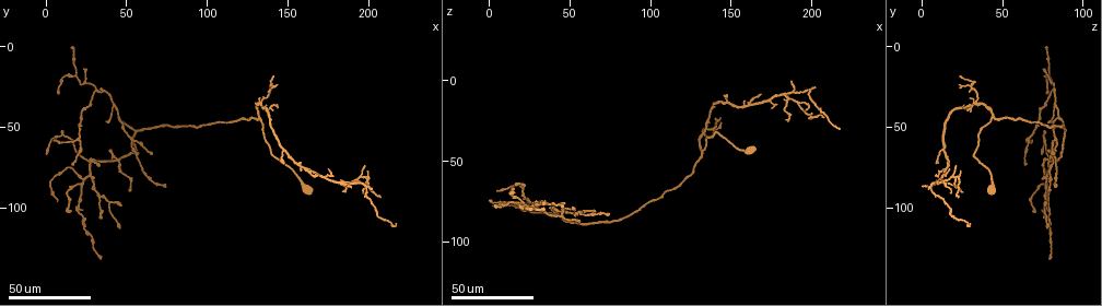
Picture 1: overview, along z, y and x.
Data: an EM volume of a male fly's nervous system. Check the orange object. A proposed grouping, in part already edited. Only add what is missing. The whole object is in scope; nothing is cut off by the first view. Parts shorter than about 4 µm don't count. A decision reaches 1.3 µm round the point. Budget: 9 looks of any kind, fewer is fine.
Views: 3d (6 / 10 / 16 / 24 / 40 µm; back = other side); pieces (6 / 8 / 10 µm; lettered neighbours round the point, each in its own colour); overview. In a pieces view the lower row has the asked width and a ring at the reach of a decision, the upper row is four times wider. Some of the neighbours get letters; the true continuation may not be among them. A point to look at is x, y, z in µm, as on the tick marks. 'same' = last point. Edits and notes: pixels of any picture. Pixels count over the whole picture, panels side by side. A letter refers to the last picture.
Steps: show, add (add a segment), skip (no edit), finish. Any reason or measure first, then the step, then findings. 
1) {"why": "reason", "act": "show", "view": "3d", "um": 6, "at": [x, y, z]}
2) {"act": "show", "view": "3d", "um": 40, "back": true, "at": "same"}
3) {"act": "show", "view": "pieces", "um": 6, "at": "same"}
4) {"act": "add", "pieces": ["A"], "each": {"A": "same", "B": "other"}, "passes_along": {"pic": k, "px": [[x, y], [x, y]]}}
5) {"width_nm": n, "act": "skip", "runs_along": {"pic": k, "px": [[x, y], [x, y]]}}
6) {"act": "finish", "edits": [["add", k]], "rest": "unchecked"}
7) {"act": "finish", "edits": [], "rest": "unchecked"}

{"why": "free end", "act": "show", "view": "3d", "um": 40, "at": [6, 96, 80]}

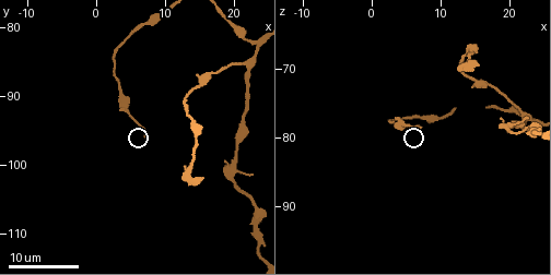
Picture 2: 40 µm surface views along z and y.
{"why": "see the neighbours", "act": "show", "view": "pieces", "um": 10, "at": [7.0, 96.0, 78.5]}

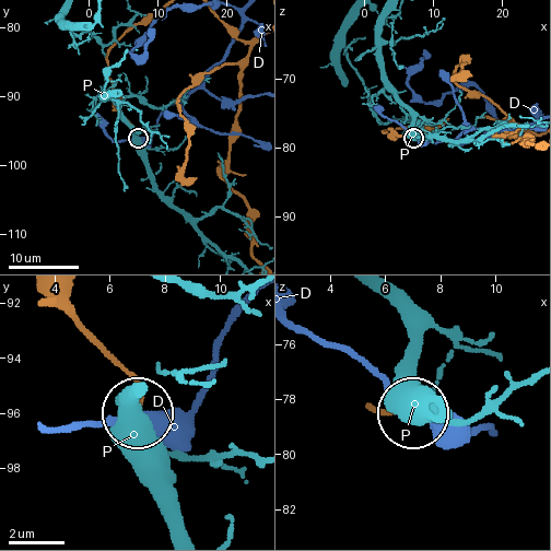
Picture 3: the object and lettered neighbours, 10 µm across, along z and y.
{"act": "skip", "each": {"D": "other", "P": "other"}, "found": "no lettered segment goes on from it"}

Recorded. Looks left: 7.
{"why": "free end", "act": "show", "view": "3d", "um": 40, "at": [34, 132, 80]}

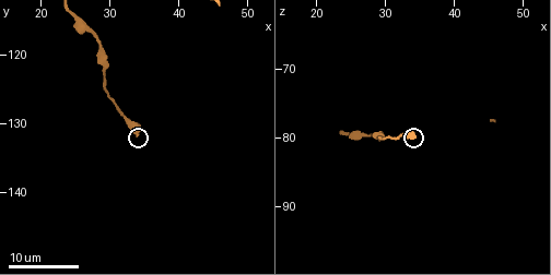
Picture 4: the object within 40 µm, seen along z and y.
{"act": "show", "view": "pieces", "um": 10, "at": [34.0, 132.0, 79.5]}

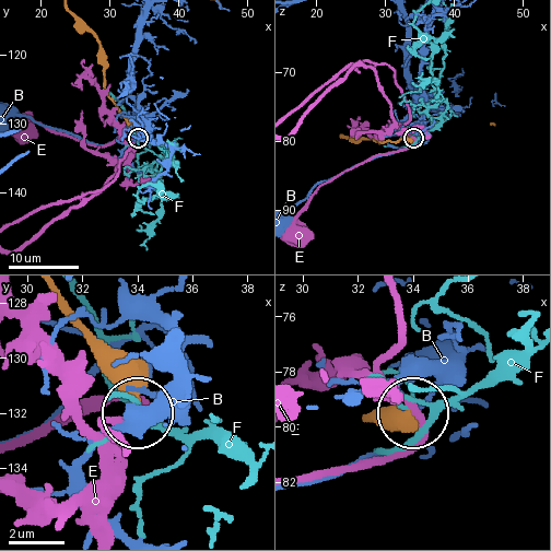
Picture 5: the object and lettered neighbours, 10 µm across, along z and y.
{"act": "skip", "each": {"B": "other", "E": "other", "F": "other"}, "found": "none of them fits"}

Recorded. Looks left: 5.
{"why": "branch stops here", "act": "show", "view": "3d", "um": 24, "at": [16, 74, 64]}

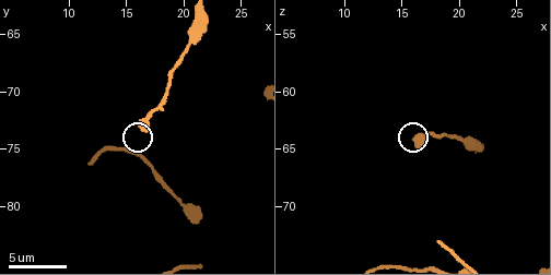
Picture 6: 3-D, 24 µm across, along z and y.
{"act": "show", "view": "pieces", "um": 8, "at": [16.6, 73.2, 64.2]}

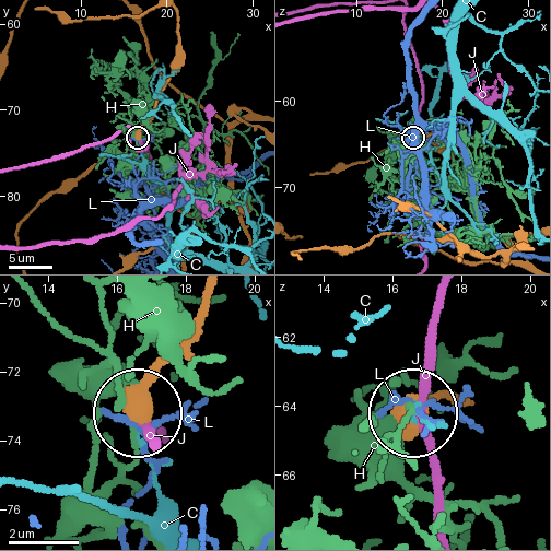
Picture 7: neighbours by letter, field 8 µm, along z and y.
{"act": "skip", "each": {"C": "other", "H": "other", "J": "other", "L": "other"}, "runs_along": {"pic": 7, "px": [[211, 294], [202, 320], [137, 406]]}, "found": "none of them fits"}

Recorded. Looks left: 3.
{"why": "end of a long branch", "act": "show", "view": "3d", "um": 24, "at": [6, 58, 68]}

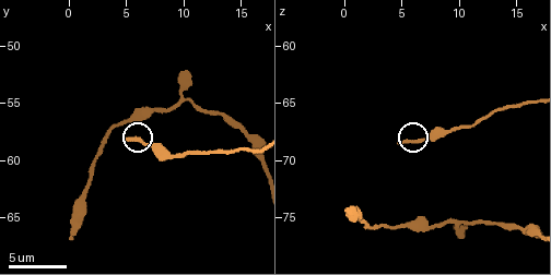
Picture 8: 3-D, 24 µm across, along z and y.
{"act": "show", "view": "pieces", "um": 8, "at": [5.0, 58.2, 68.4]}

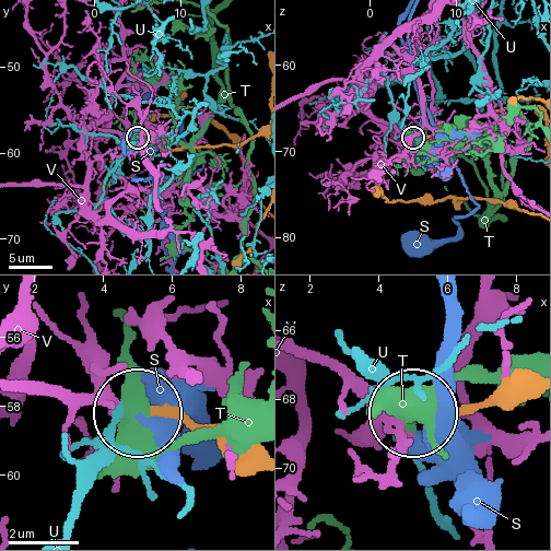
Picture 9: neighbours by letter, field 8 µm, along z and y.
{"act": "skip", "each": {"S": "other", "T": "other", "U": "other", "V": "other"}, "found": "none of them fits"}

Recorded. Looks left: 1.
{"act": "finish", "edits": [], "rest": "unchecked"}

